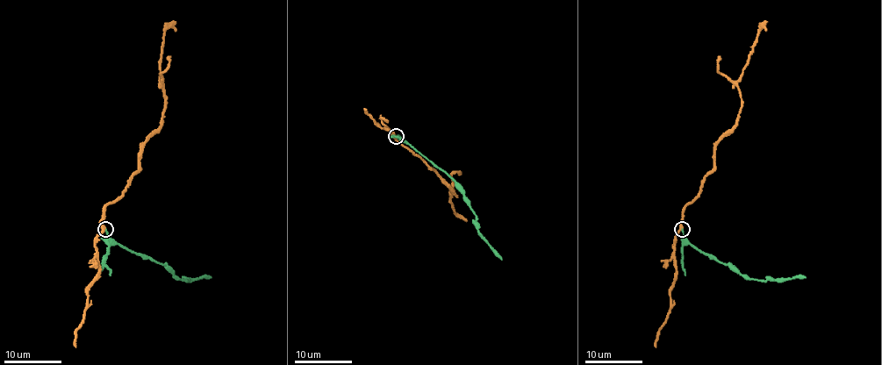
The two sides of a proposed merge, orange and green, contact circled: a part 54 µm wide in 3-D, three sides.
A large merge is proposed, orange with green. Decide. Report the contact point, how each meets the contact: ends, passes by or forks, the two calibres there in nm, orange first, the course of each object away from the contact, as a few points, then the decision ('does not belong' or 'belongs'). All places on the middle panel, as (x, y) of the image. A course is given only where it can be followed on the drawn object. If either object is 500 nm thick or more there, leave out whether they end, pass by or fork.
place (396, 136); orange passes by; green ends; calibres 280 and 170 nm; course orange (396, 136), (451, 188), (455, 196), (451, 191), (451, 205), (466, 221); course green (396, 136), (442, 169), (476, 216), (478, 234), (502, 259); does not belong

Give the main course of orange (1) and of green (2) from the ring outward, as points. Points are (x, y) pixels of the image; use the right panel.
1: (682, 229), (682, 210), (713, 168), (713, 146), (734, 125), (742, 105), (737, 81), (757, 32), (767, 22)
2: (682, 229), (684, 236), (693, 247), (740, 274), (762, 281), (805, 276)

